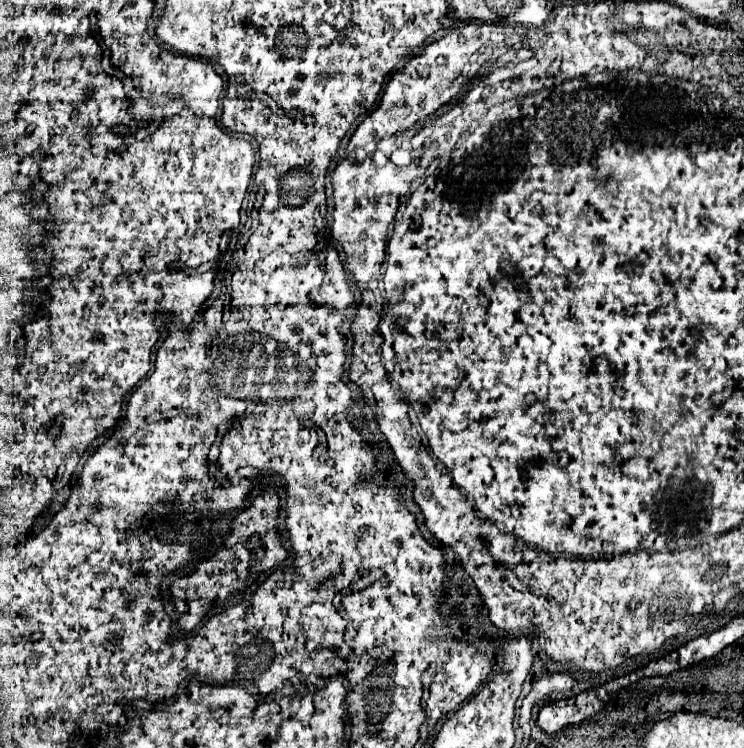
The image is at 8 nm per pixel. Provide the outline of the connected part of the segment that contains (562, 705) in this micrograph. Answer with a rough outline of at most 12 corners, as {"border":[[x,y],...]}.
{"border":[[596,692],[546,704],[538,724],[558,732],[590,718],[600,708]]}

